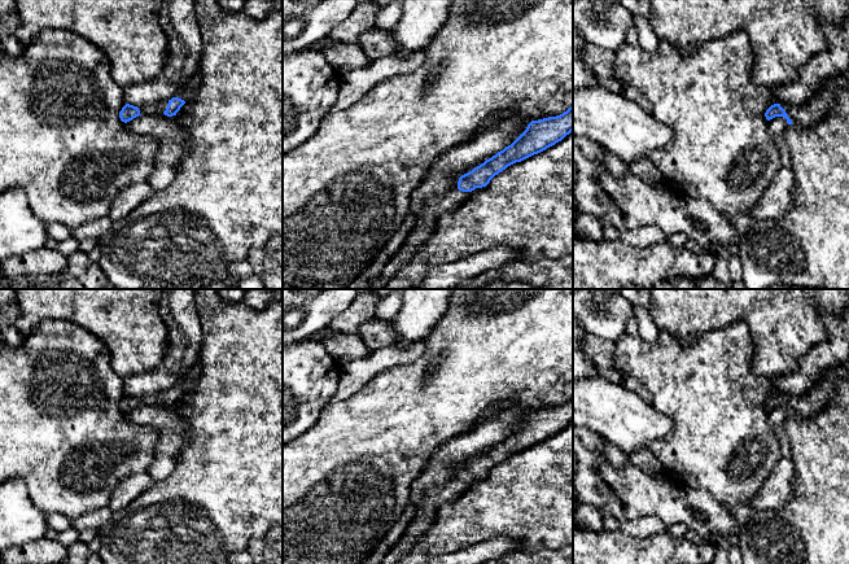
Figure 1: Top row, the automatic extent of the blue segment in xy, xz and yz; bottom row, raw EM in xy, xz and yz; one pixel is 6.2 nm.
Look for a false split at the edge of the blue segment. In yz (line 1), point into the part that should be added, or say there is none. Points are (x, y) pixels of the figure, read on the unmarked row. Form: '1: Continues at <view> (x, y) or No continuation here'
1: Continues at yz (808, 405)

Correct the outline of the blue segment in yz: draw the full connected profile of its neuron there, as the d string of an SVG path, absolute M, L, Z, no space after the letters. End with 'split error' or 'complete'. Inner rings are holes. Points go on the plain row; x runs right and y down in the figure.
M843 362L833 368L830 376L822 376L805 394L774 394L765 407L767 411L783 407L788 415L811 417L820 412L833 398L839 381L848 375L849 362Z; split error

